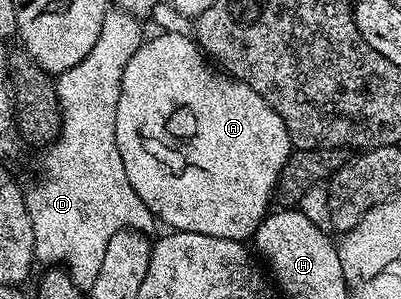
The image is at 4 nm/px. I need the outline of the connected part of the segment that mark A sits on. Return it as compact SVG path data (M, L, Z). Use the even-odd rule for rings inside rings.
M155 33L152 39L150 36L141 44L137 53L133 53L133 57L129 57L129 65L125 65L125 73L121 77L121 97L117 101L117 149L121 153L121 165L125 165L125 177L129 177L129 185L133 185L137 197L141 197L141 201L151 211L152 216L167 226L164 228L171 231L205 233L218 239L247 241L254 236L259 224L269 214L271 199L273 203L273 196L279 186L279 174L285 161L291 156L293 144L287 126L283 124L277 112L253 89L249 89L249 85L216 70L191 35Z

